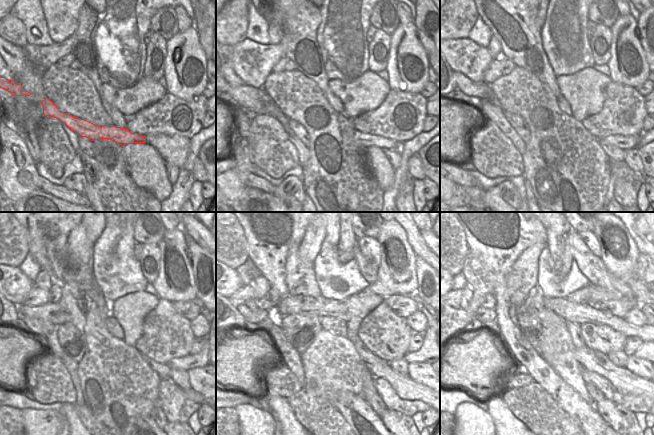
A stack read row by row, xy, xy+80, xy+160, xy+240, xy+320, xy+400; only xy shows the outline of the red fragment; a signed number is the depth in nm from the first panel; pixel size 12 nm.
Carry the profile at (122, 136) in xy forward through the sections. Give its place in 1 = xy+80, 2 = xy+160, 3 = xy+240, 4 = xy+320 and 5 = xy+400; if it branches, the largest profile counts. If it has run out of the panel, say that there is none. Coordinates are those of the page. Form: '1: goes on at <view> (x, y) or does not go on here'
1: goes on at xy+80 (255, 101)
2: goes on at xy+160 (622, 142)
3: goes on at xy+240 (188, 362)
4: goes on at xy+320 (419, 356)
5: goes on at xy+400 (643, 352)

